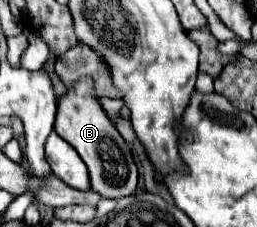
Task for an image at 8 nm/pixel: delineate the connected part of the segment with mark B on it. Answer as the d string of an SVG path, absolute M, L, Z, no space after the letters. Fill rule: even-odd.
M92 78L80 80L70 92L66 92L66 96L60 98L54 130L80 154L80 158L88 166L90 184L94 192L98 192L102 198L114 200L134 194L138 184L138 170L130 146L116 132L114 124L98 104L98 98L92 96Z

